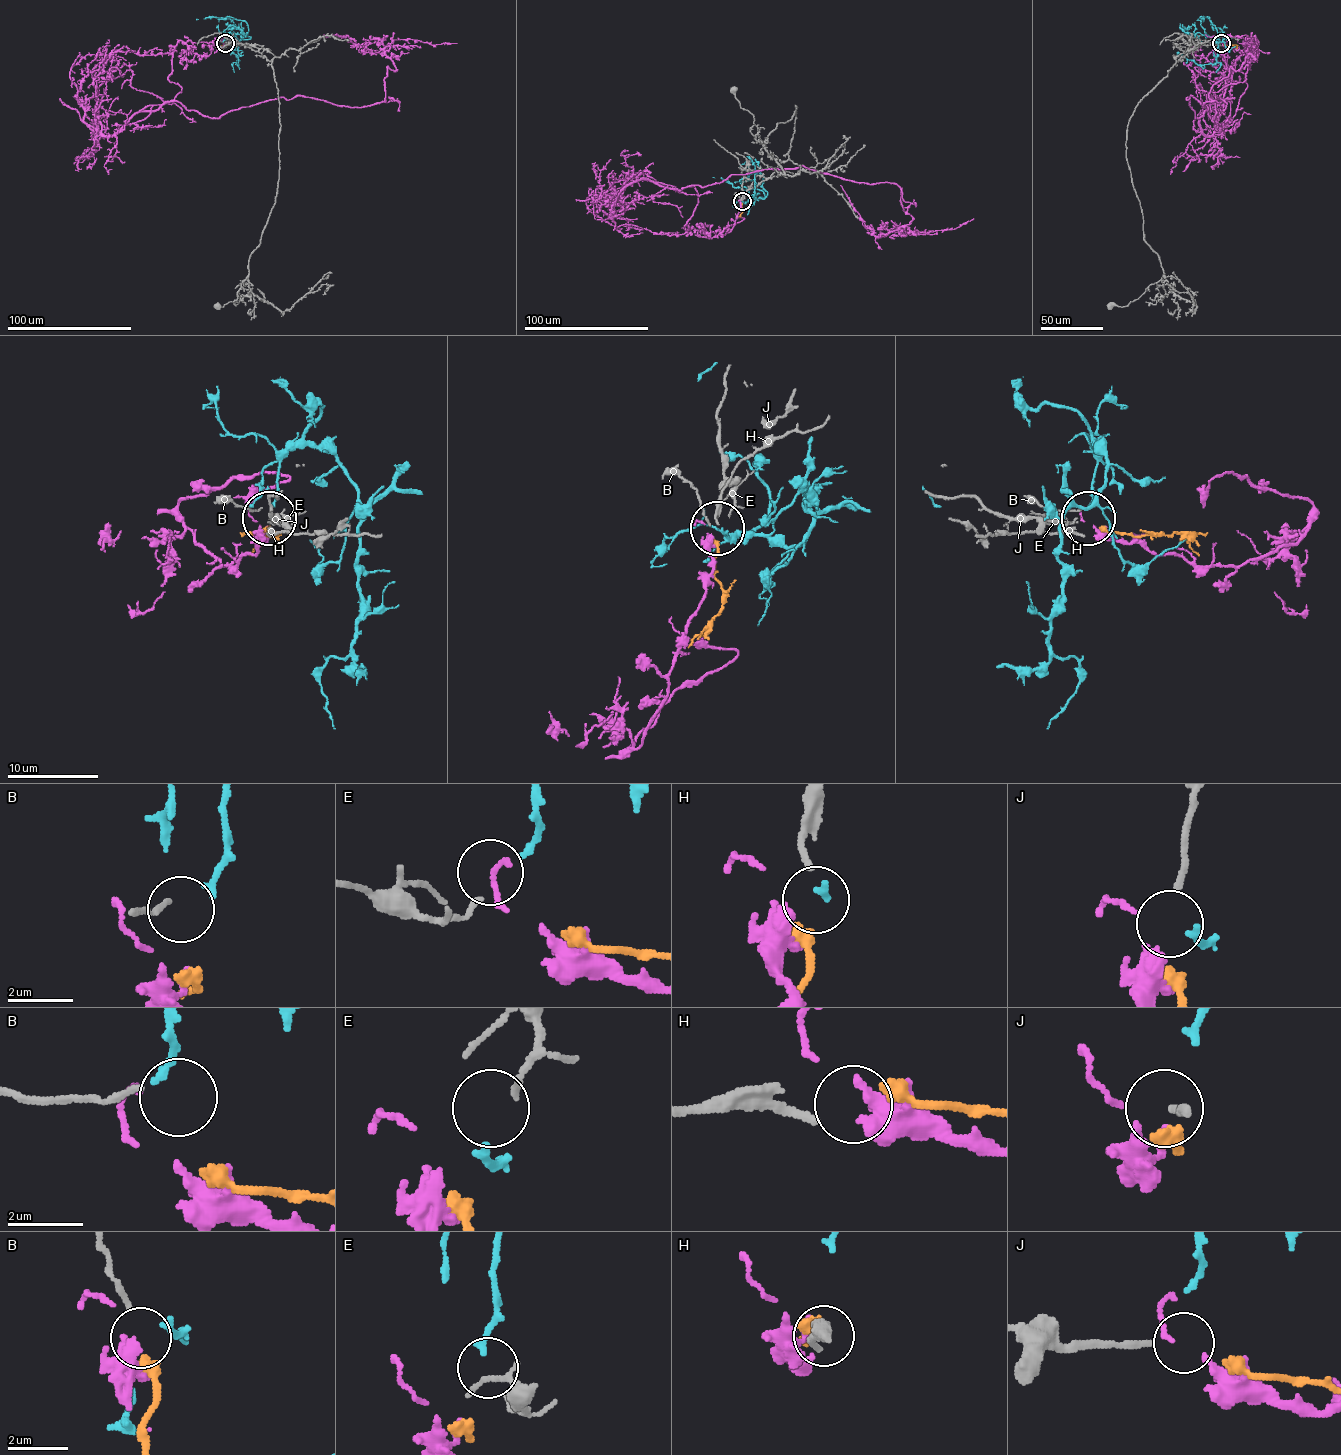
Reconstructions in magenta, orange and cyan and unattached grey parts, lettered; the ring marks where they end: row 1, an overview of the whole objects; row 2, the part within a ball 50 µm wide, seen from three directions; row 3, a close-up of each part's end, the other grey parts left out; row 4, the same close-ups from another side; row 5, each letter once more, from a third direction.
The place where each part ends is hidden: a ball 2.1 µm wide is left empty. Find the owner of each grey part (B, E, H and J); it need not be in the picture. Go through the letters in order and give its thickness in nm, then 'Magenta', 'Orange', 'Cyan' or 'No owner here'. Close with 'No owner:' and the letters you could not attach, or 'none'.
B: Thickness 160 nm. No owner here
E: Thickness 150 nm. Cyan
H: Thickness 200 nm. Orange
J: Thickness 200 nm. No owner here
No owner: B, J

